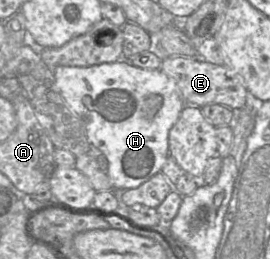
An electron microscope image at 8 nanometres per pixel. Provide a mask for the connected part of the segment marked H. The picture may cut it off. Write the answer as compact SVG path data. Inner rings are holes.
M120 59L113 63L103 63L103 64L97 64L90 67L66 67L66 66L58 66L53 69L53 75L54 79L57 85L57 88L67 104L67 106L70 108L70 110L77 115L80 119L82 119L84 126L85 126L85 132L86 136L88 138L89 143L94 149L98 149L103 153L107 160L108 160L108 170L107 175L113 185L114 191L116 192L122 192L127 189L134 189L148 181L152 176L157 174L158 172L161 172L161 169L163 165L165 164L168 156L169 156L169 132L170 129L173 127L173 125L176 123L177 119L180 116L181 111L183 110L185 106L185 101L182 98L178 87L176 85L176 82L171 77L167 76L165 73L163 73L160 69L158 70L149 70L149 69L142 69L139 67L133 66L128 60ZM150 94L158 94L161 95L163 98L162 106L160 110L157 112L157 114L151 118L147 119L145 118L145 114L143 112L143 104L146 100L146 98Z

